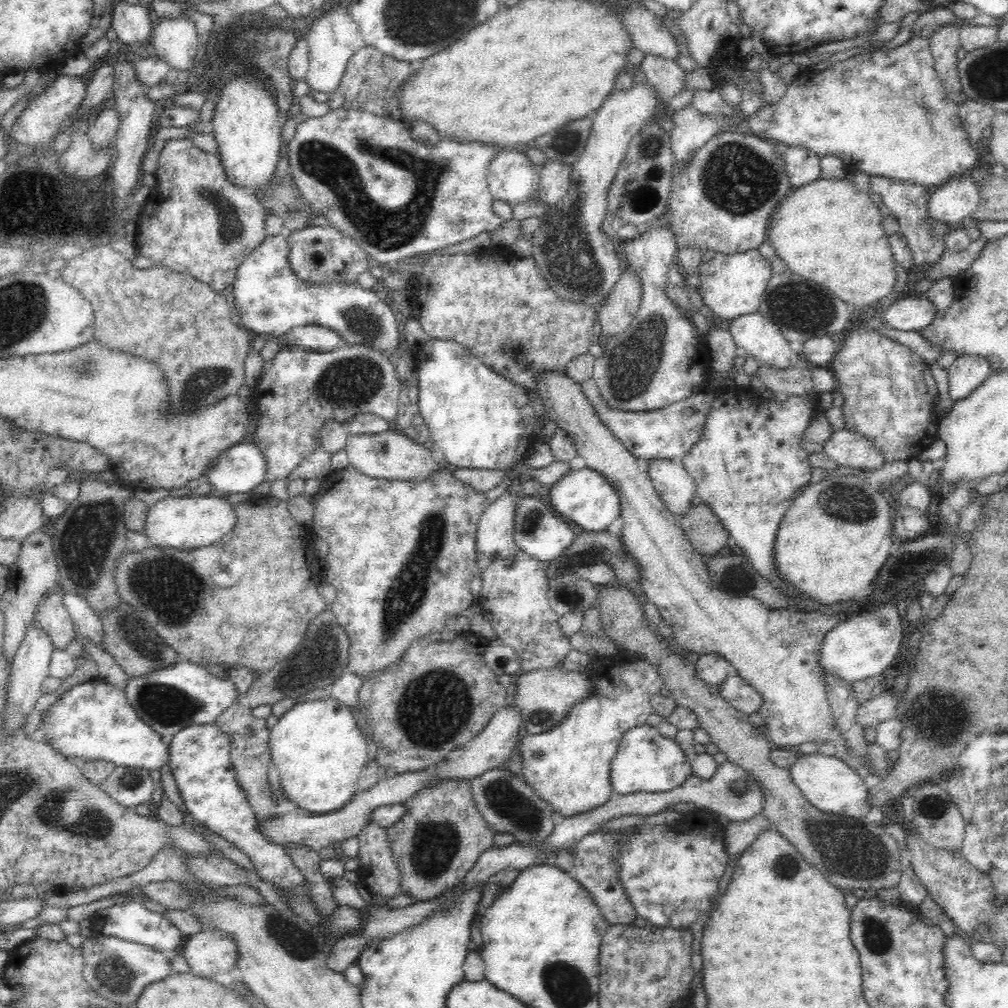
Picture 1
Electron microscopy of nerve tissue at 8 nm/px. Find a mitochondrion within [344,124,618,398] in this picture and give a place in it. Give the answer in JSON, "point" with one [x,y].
{"point":[570,260]}

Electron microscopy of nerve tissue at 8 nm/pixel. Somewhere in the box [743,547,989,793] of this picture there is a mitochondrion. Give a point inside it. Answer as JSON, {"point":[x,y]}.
{"point":[944,727]}

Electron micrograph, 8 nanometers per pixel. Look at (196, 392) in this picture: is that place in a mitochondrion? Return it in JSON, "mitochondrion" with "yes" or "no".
{"mitochondrion":"yes"}

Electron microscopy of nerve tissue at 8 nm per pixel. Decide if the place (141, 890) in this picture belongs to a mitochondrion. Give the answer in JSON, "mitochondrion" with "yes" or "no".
{"mitochondrion":"no"}

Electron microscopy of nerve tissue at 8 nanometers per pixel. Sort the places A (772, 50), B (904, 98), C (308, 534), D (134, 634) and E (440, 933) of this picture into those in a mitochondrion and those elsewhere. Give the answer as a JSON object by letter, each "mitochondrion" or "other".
{"A":"other","B":"mitochondrion","C":"other","D":"mitochondrion","E":"other"}

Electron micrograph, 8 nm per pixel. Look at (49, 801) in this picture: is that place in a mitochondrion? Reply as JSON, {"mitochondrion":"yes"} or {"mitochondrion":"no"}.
{"mitochondrion":"yes"}

